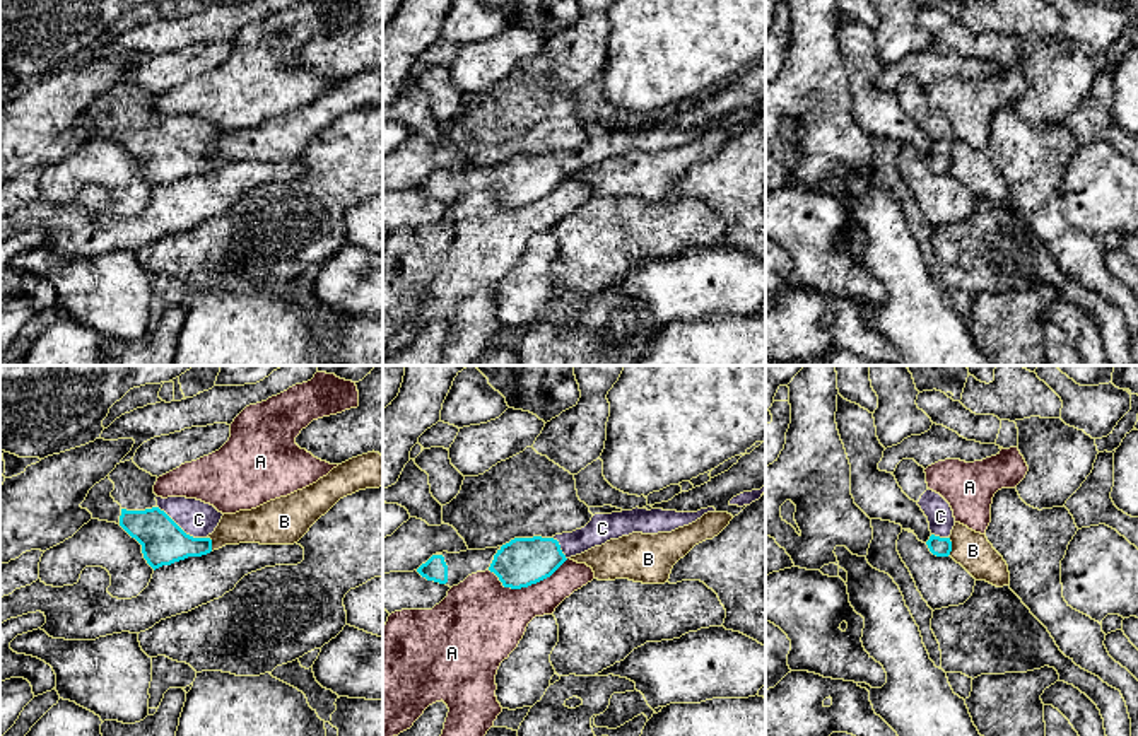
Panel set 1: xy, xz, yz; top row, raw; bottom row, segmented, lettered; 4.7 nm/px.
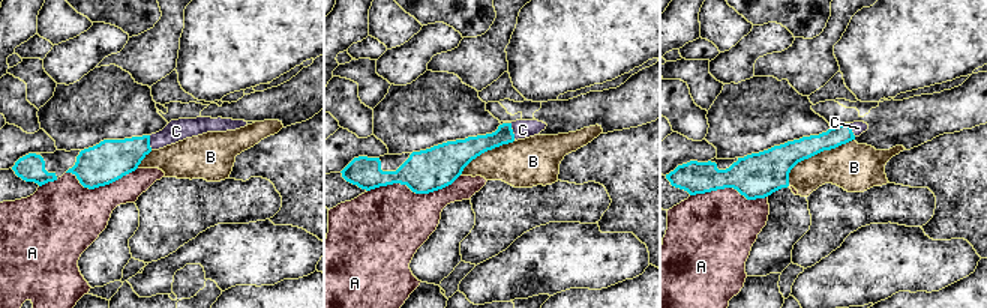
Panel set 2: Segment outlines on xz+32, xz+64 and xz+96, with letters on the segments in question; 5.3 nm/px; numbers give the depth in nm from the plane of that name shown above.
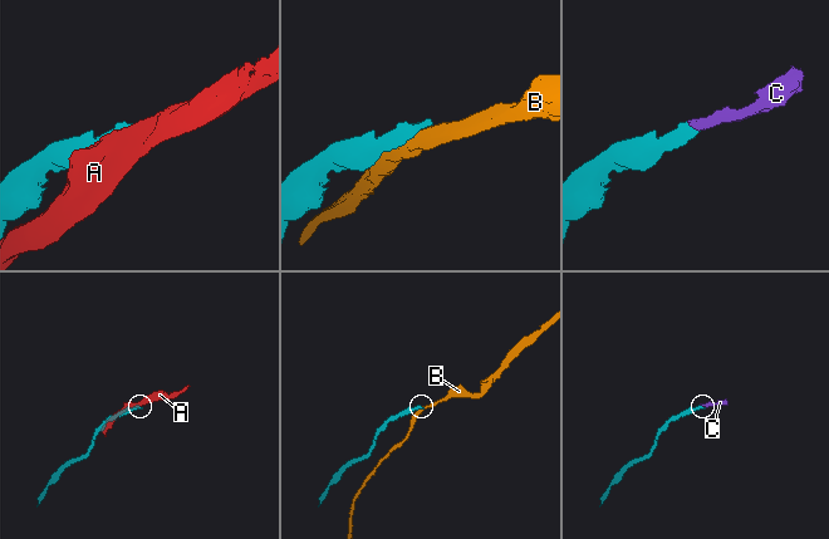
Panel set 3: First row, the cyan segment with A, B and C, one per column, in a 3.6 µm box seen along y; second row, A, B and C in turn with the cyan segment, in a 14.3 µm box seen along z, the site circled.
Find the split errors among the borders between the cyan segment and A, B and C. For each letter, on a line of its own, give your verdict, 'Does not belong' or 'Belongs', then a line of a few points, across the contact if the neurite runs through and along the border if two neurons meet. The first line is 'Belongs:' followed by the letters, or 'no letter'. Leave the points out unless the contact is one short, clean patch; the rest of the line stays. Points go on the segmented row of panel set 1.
Belongs: C
A: Does not belong
B: Does not belong
C: Belongs. Line: xy (163, 542), (180, 528), (188, 521), (199, 519)

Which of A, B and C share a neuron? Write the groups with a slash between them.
A / B / C

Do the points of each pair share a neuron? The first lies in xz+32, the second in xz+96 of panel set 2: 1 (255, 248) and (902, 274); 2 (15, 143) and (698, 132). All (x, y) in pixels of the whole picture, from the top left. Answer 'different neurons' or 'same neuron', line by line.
1: same neuron
2: different neurons

